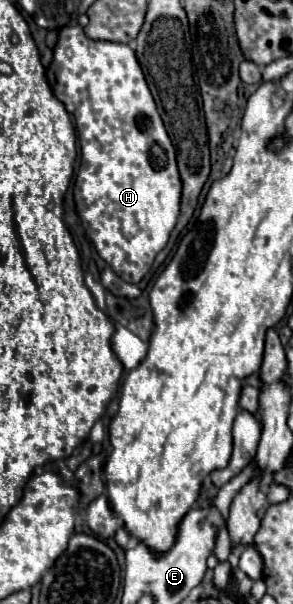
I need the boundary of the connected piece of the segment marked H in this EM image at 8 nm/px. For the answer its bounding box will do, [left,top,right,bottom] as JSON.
[46,25,182,283]

